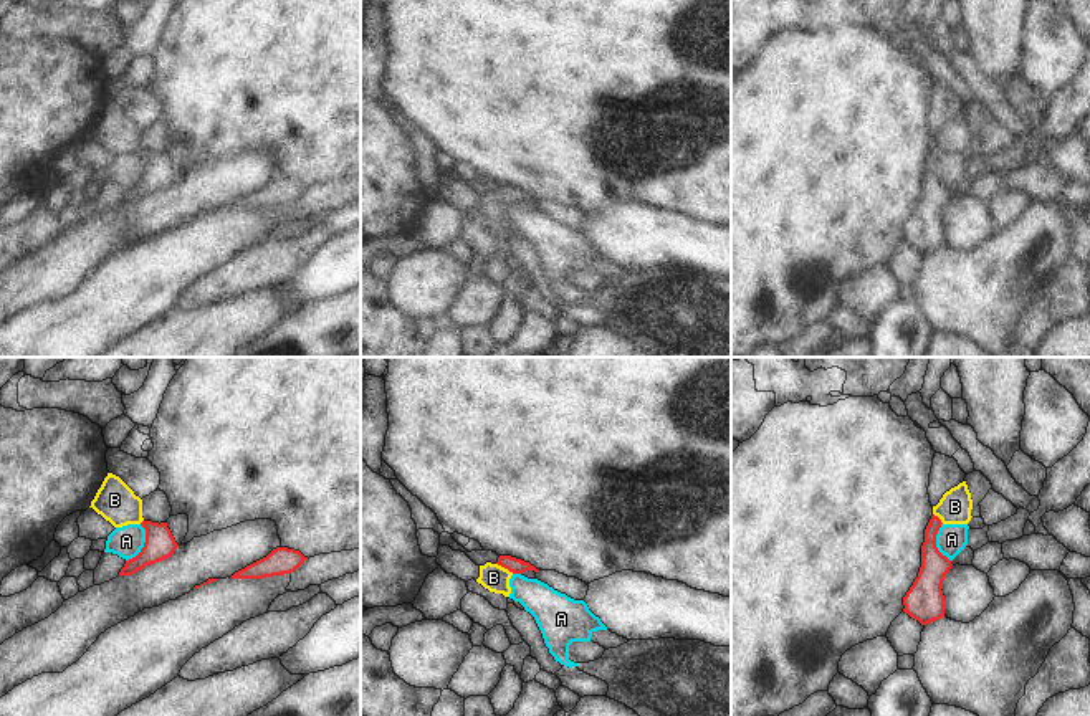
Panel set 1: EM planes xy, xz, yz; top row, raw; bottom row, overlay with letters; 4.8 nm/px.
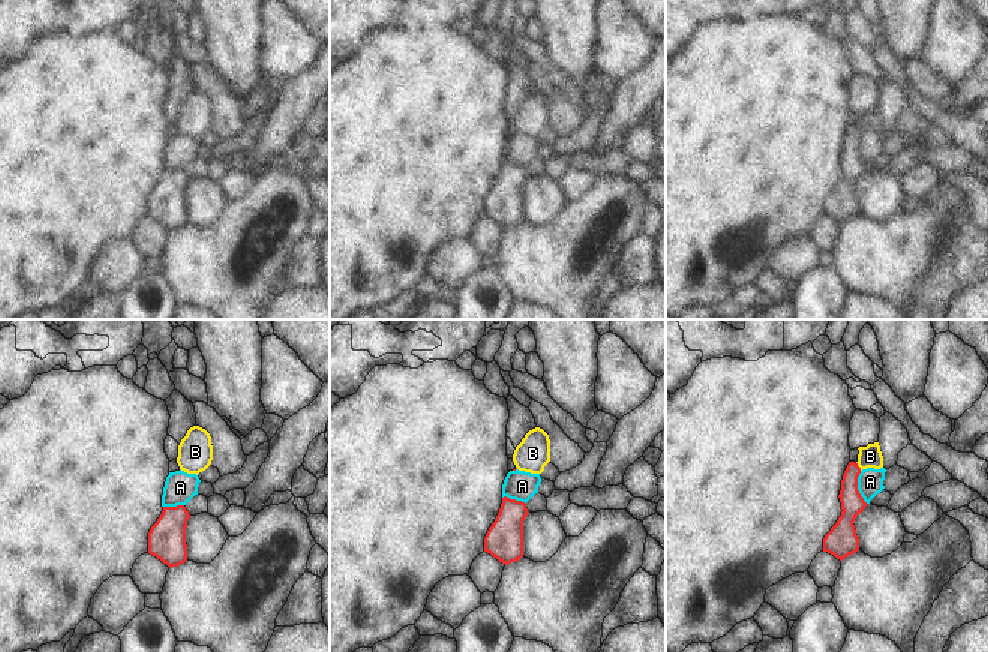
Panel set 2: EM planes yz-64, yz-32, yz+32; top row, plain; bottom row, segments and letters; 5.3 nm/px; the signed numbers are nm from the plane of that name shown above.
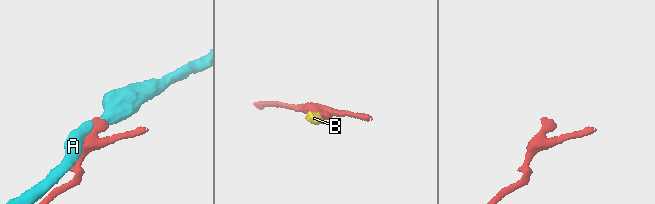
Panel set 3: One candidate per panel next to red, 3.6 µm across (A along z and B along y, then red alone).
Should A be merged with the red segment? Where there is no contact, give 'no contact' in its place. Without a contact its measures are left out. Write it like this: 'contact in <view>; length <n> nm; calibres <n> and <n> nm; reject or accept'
contact in xy; length 200 nm; calibres 150 and 150 nm; reject

